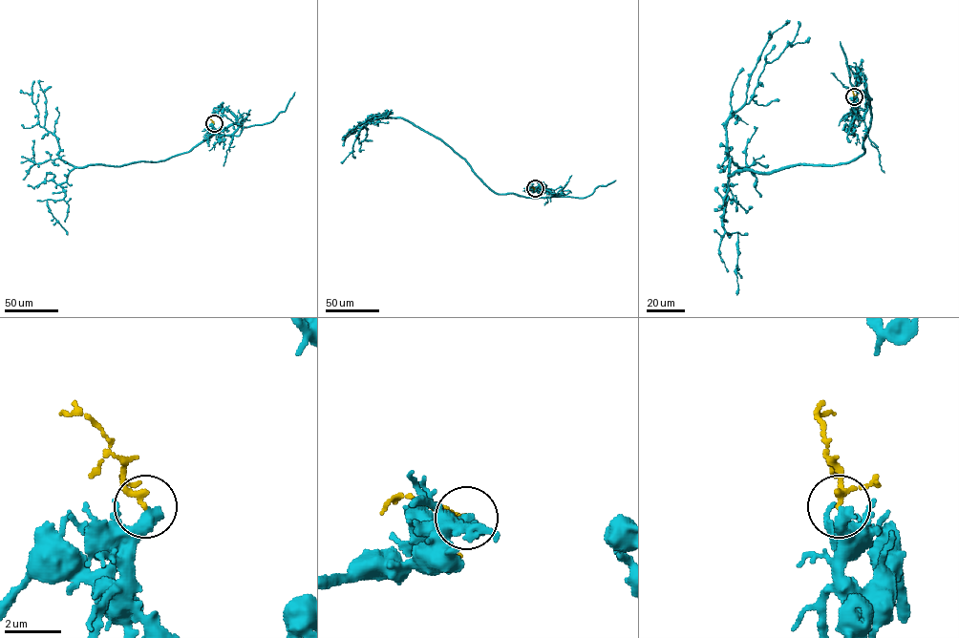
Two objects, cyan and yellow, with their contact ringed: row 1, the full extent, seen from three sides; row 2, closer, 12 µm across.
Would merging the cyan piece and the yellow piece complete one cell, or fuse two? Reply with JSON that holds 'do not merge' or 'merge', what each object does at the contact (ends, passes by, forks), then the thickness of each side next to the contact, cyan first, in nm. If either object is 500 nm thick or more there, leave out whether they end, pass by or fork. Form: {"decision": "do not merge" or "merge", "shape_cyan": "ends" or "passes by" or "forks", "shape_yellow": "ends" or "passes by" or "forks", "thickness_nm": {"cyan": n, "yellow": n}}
{"decision": "merge", "shape_cyan": "ends", "shape_yellow": "passes by", "thickness_nm": {"cyan": 480, "yellow": 180}}

